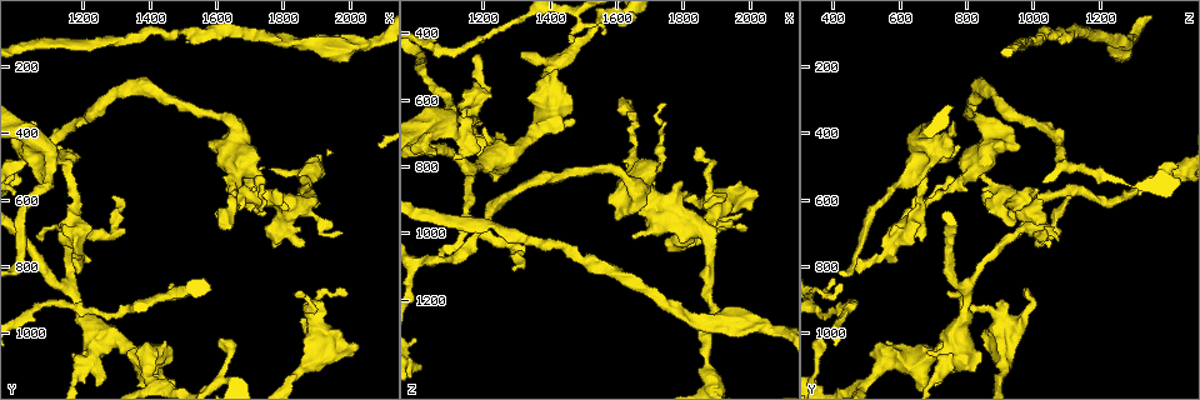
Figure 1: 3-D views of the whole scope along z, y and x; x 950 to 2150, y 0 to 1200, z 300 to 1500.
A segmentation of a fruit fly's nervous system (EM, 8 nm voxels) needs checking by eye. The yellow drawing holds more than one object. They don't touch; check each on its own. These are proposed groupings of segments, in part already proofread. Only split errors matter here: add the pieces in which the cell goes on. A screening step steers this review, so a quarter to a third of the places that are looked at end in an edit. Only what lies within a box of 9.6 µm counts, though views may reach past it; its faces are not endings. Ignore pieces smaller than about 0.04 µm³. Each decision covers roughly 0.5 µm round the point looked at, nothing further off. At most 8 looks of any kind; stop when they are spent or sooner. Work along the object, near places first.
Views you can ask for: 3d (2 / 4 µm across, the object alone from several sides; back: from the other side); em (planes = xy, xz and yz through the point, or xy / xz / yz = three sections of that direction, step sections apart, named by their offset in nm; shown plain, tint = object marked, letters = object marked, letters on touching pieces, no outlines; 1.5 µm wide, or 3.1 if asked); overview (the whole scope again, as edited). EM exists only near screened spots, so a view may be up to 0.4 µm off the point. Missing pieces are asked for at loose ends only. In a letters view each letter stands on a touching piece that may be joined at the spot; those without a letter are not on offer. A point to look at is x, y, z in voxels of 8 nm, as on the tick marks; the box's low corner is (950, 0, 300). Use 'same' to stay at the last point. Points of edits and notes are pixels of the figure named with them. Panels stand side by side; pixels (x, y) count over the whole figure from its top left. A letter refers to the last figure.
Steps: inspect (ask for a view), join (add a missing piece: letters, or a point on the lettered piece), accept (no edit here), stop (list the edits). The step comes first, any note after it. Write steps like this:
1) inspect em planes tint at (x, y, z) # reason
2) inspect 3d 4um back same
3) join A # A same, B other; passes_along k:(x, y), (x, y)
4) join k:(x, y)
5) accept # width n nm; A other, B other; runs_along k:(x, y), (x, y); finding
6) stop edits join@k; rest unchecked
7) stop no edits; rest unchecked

inspect 3d 2um at (1060, 360, 760)

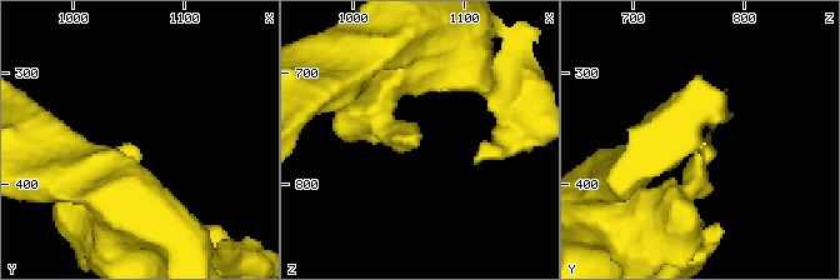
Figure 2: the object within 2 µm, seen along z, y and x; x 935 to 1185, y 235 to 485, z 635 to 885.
inspect em yz step 8 letters at (1050, 364, 760)

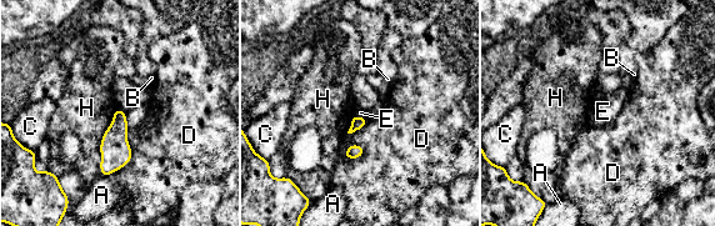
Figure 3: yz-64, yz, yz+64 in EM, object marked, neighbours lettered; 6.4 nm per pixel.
accept # A other, B other, C other, D other, E other, H other; border 3:(116, 108), (100, 142), (99, 174); no lettered piece goes on from it

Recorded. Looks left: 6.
inspect 3d 4um at (1750, 650, 610) # thin end

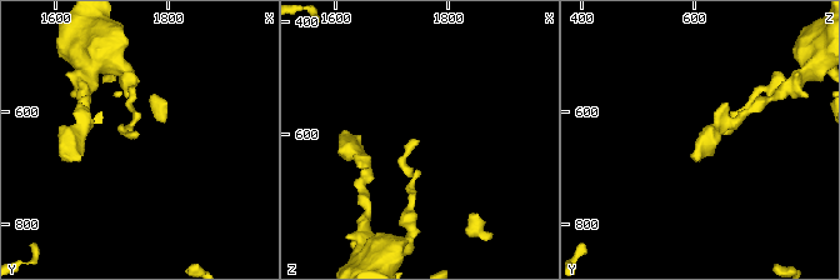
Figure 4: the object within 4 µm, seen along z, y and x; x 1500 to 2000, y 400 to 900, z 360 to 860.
inspect em planes letters at (1745, 645, 615) # shape alone is not enough

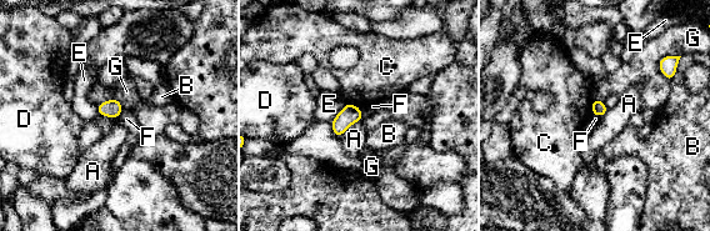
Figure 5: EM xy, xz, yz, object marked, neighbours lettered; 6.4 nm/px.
accept # longest_contact A 190 nm; A other, B other, C other, D other, E other, F other, G other; none of them fits

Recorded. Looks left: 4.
inspect em xy step 4 tint at (1470, 860, 430)

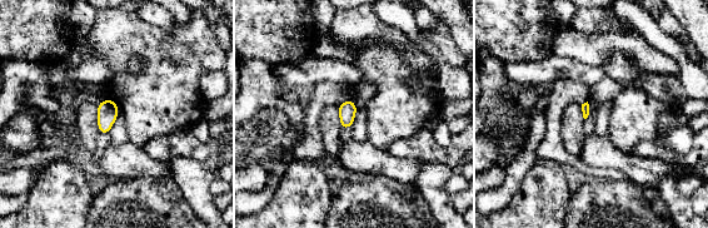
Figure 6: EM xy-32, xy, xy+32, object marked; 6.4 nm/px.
inspect em planes letters same # cut it another way

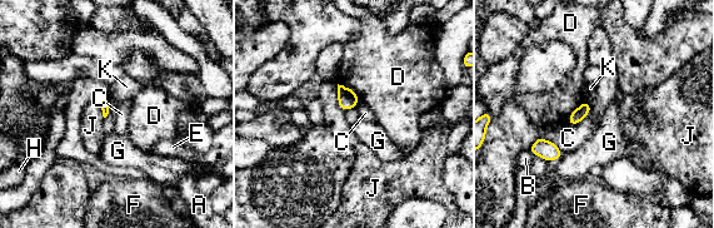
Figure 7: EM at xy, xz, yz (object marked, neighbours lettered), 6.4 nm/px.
accept # A other, B other, C other, D other, E other, F other, G other, H other, J other, K other; none of them fits

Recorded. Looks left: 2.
stop no edits; rest unchecked

